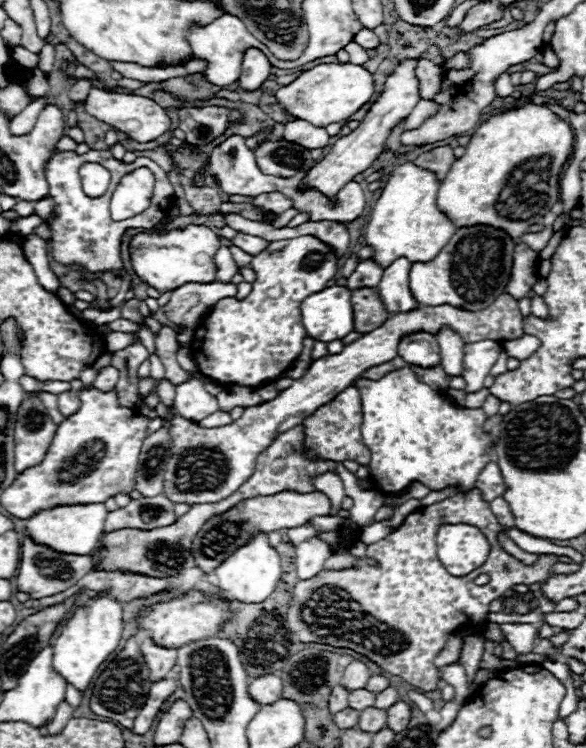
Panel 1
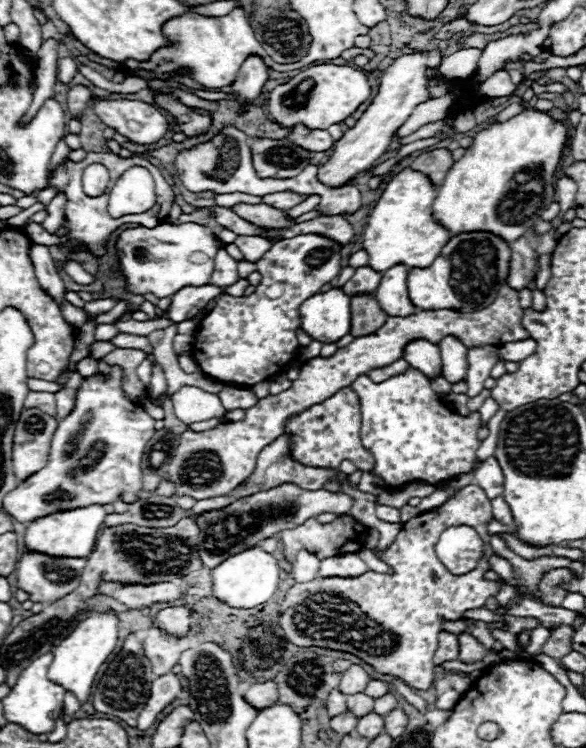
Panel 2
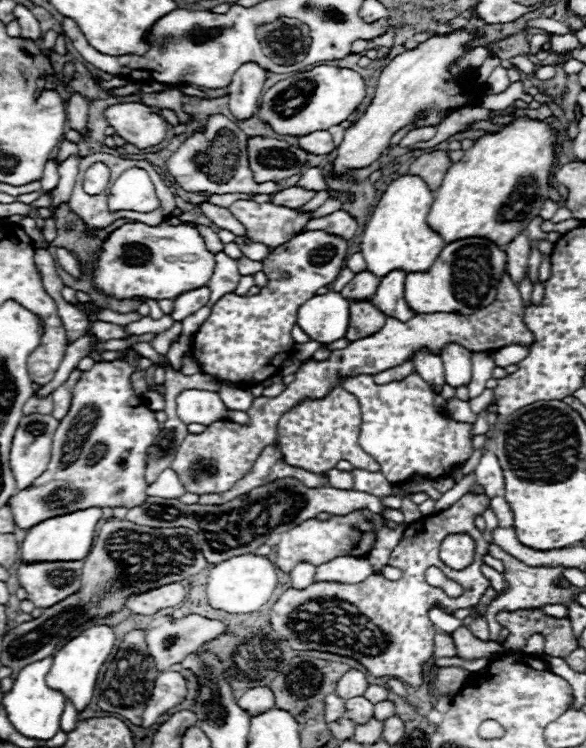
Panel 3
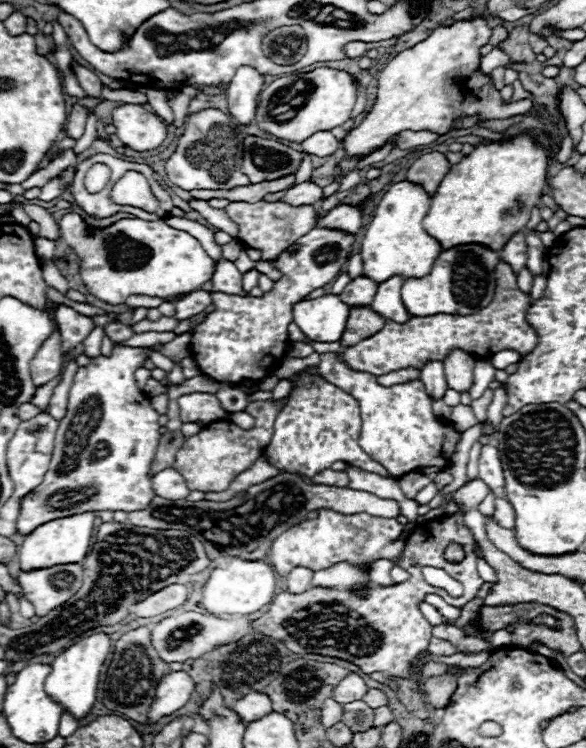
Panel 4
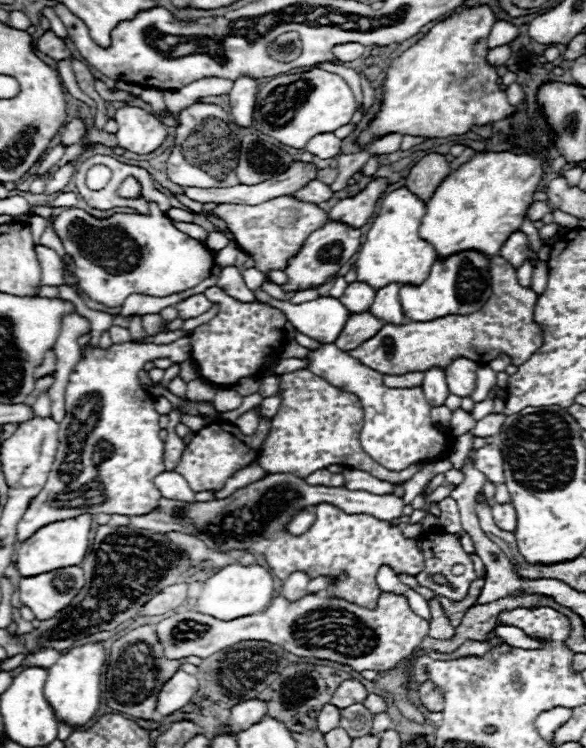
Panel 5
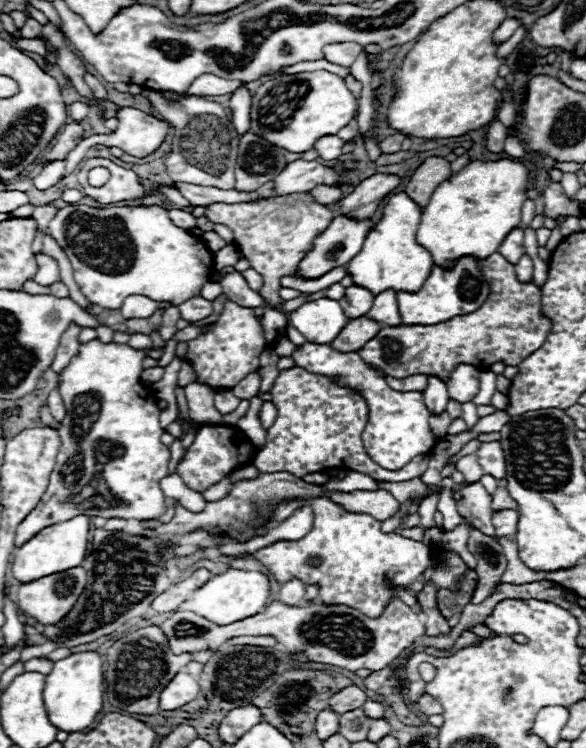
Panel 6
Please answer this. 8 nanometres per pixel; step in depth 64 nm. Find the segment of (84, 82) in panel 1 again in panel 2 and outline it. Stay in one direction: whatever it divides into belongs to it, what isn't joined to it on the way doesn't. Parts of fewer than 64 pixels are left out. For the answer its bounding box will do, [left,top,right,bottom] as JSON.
[68,84,92,116]

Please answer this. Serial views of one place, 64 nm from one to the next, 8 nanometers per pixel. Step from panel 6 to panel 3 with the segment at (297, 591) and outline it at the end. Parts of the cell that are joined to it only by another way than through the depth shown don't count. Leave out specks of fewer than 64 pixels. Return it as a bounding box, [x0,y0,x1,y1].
[290,562,316,588]

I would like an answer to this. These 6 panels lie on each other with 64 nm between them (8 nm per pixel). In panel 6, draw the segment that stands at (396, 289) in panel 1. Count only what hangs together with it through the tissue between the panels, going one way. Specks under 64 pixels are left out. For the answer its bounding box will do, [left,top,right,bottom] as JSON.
[366,290,402,326]

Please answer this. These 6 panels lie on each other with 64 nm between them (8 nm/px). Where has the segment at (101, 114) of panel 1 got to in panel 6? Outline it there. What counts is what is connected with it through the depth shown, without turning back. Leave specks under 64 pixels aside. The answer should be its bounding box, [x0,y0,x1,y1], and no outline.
[62,106,170,178]

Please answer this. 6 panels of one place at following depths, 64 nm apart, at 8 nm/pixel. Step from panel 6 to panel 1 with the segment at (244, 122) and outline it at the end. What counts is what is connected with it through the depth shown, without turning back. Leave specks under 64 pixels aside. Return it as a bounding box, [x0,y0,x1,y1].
[240,48,272,90]

